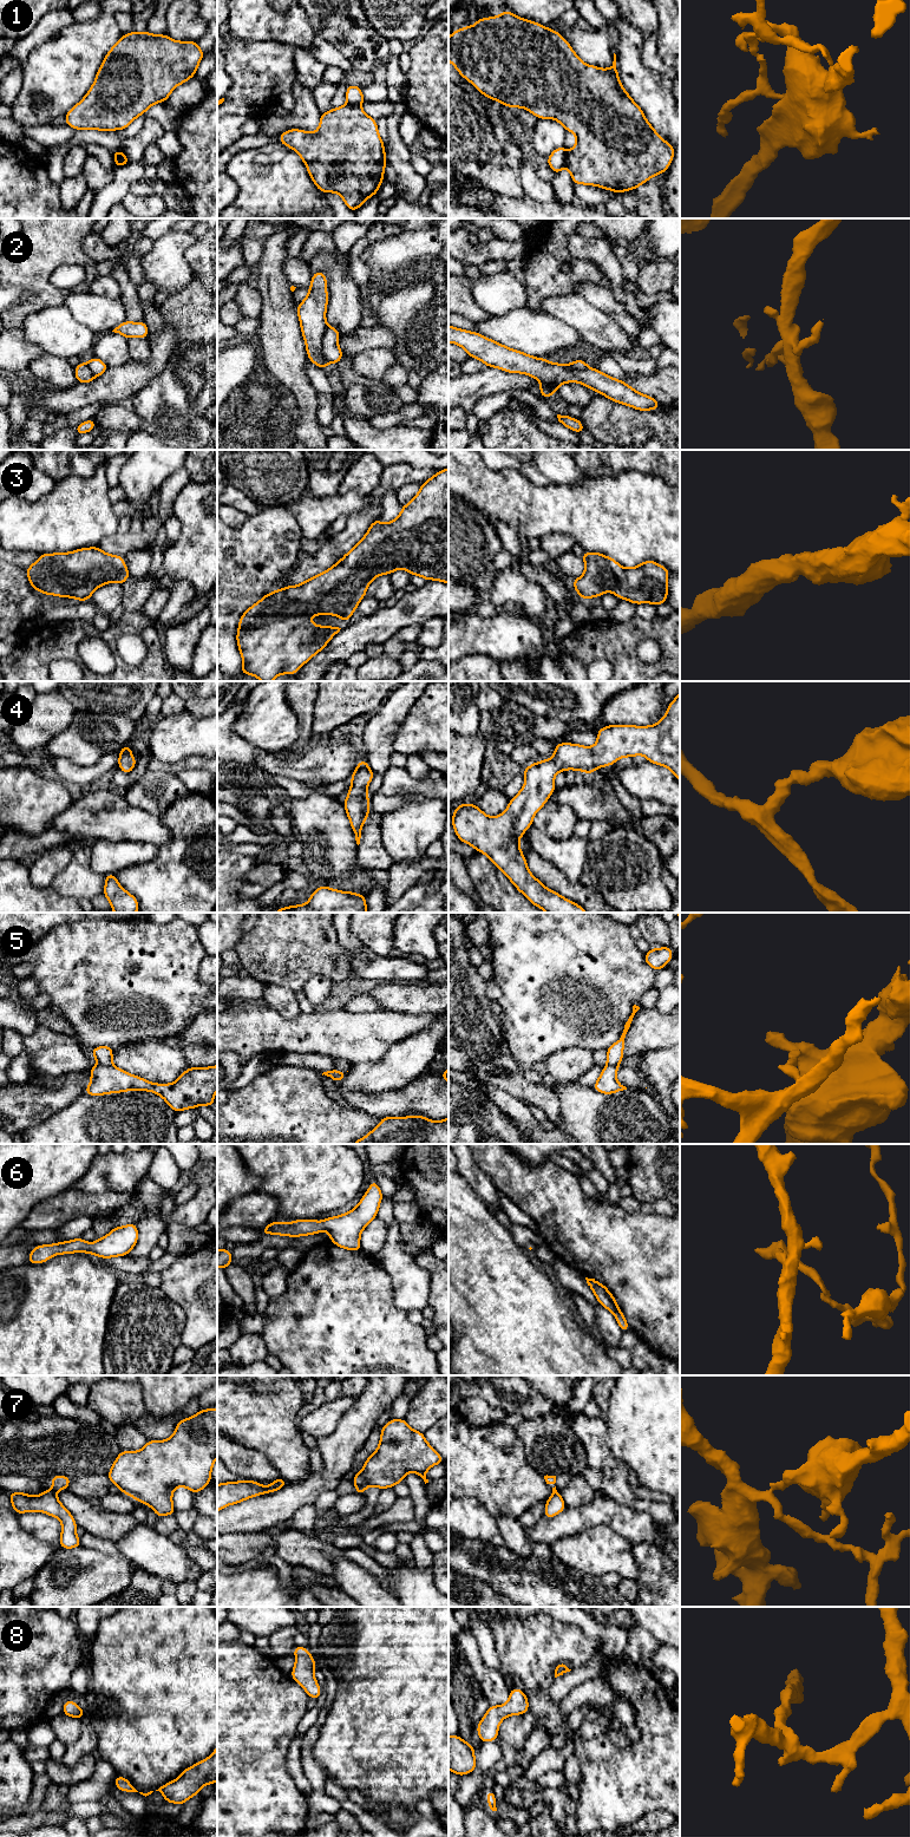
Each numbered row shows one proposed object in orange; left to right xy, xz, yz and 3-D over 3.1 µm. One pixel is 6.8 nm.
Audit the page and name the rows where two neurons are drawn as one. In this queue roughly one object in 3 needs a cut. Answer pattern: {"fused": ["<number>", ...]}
{"fused": ["1", "2", "5", "7"]}

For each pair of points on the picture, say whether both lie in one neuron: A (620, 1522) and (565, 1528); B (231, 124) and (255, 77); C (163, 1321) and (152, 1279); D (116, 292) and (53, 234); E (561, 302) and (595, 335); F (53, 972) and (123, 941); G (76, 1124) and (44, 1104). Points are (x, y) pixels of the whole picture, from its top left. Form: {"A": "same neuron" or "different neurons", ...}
{"A": "same neuron", "B": "same neuron", "C": "different neurons", "D": "different neurons", "E": "same neuron", "F": "same neuron", "G": "different neurons"}

